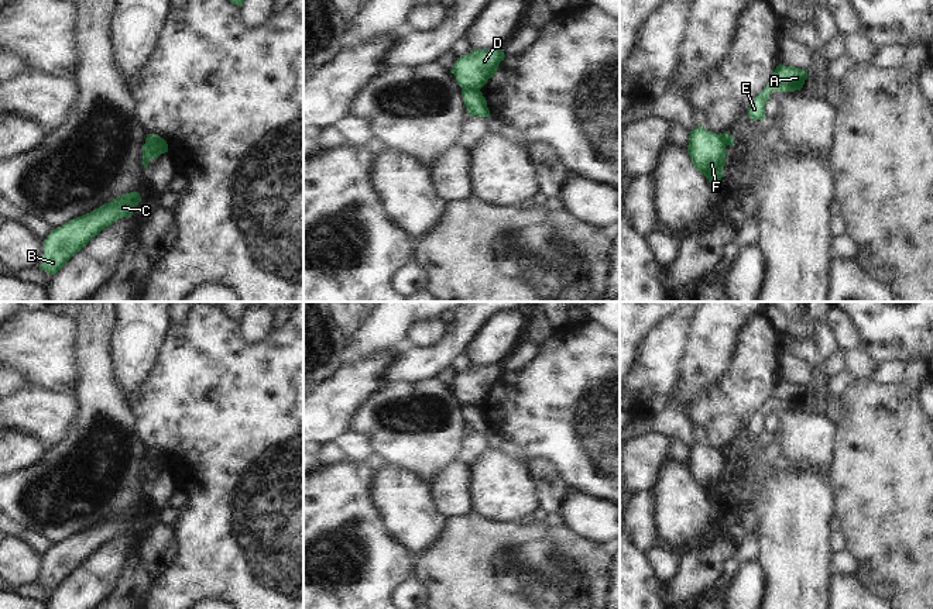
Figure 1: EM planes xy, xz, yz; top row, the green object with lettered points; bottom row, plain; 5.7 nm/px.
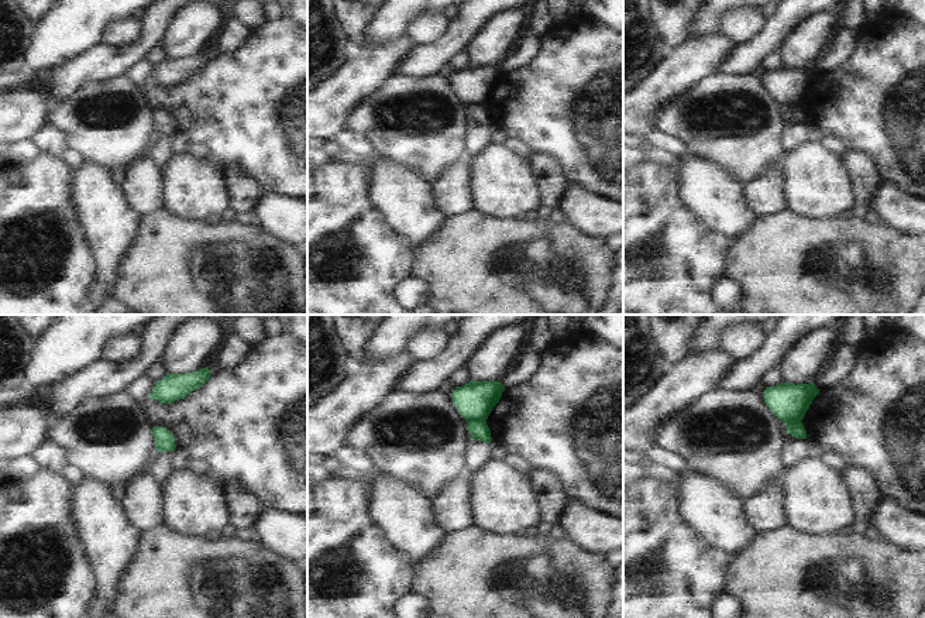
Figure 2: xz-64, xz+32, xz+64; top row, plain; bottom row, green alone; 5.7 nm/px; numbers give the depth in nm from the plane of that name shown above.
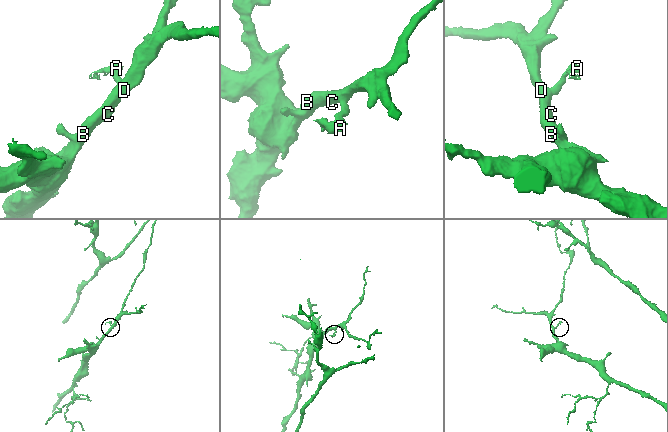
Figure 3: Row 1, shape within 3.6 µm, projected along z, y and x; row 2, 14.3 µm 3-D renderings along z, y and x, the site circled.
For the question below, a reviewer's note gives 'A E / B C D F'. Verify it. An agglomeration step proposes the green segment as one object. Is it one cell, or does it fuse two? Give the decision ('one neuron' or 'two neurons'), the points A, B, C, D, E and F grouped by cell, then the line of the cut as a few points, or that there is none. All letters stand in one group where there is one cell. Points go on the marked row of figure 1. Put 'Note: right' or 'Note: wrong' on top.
Note: right
two neurons; groups A E / B C D F; cut xz (462, 89), (479, 90)

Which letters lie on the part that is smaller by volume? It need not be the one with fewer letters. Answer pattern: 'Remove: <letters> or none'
Remove: A, E

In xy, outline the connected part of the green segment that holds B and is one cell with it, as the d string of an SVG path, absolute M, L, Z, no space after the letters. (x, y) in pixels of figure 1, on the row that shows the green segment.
M130 192L54 228L44 241L44 257L40 264L41 269L55 275L103 228L112 226L119 219L130 217L140 202L140 193Z

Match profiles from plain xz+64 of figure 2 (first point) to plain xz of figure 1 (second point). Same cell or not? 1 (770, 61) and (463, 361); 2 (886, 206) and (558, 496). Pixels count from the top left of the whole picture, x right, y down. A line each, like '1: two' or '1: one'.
1: one
2: two

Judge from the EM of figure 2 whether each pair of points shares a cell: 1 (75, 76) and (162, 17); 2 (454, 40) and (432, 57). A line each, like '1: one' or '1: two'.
1: one
2: one

